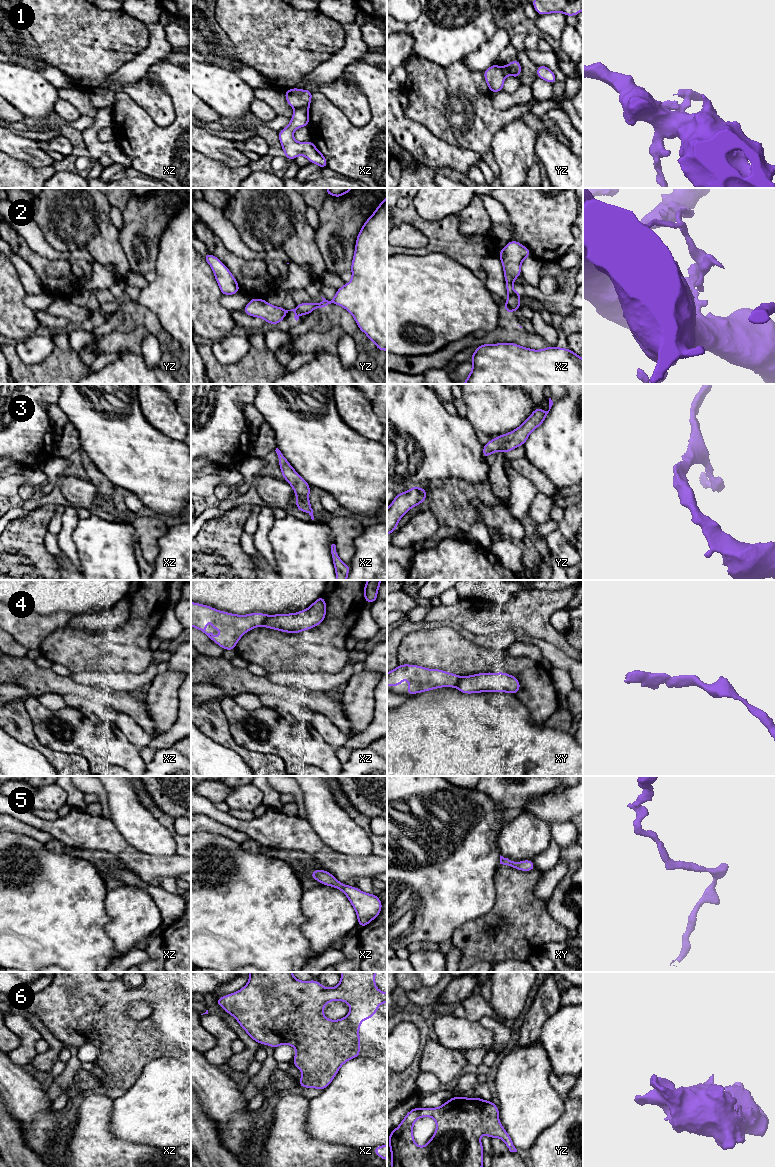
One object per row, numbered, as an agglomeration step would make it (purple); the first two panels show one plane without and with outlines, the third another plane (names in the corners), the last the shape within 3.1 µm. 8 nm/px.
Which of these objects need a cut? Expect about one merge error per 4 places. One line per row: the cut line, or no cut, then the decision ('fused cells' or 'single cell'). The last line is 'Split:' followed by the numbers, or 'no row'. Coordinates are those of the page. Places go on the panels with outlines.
1: xz (307, 107), (295, 109) | fused cells
2: yz (295, 308), (300, 313) | fused cells
3: no cut | single cell
4: xz (269, 616), (261, 625) | fused cells
5: no cut | single cell
6: no cut | single cell
Split: 1, 2, 4

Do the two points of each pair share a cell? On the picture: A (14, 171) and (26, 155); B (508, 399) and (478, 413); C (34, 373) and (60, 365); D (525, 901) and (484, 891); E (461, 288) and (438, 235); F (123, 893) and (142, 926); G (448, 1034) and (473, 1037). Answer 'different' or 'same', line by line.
A: different
B: same
C: same
D: different
E: different
F: same
G: same

